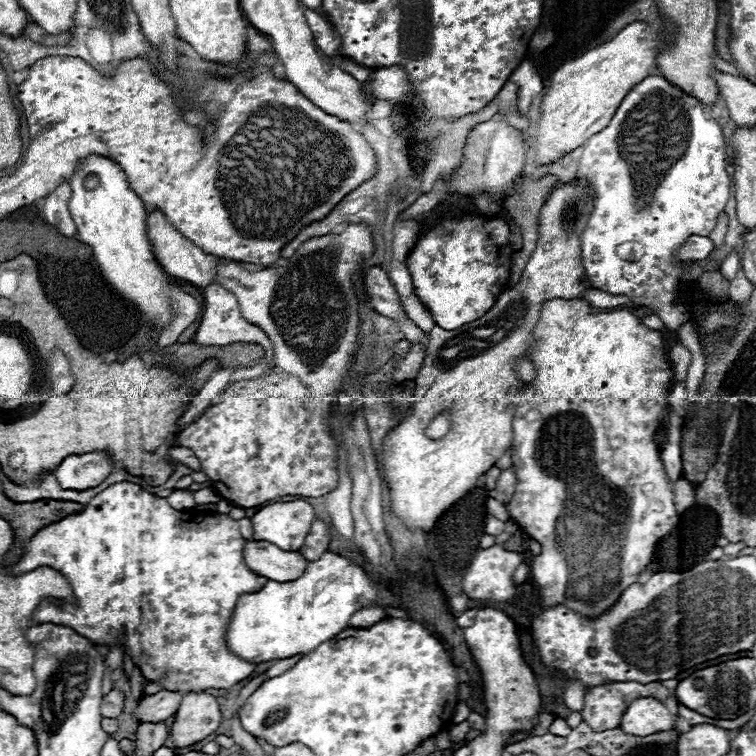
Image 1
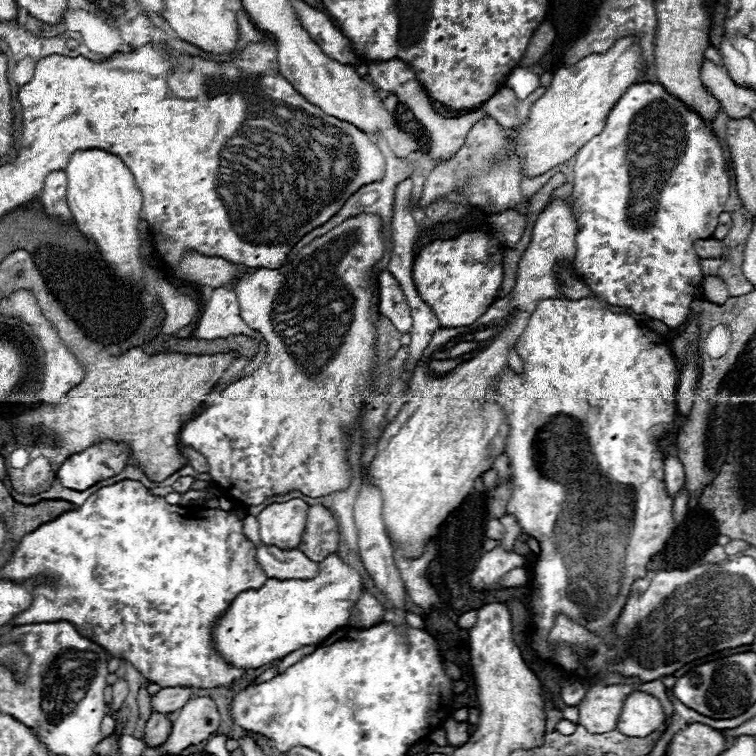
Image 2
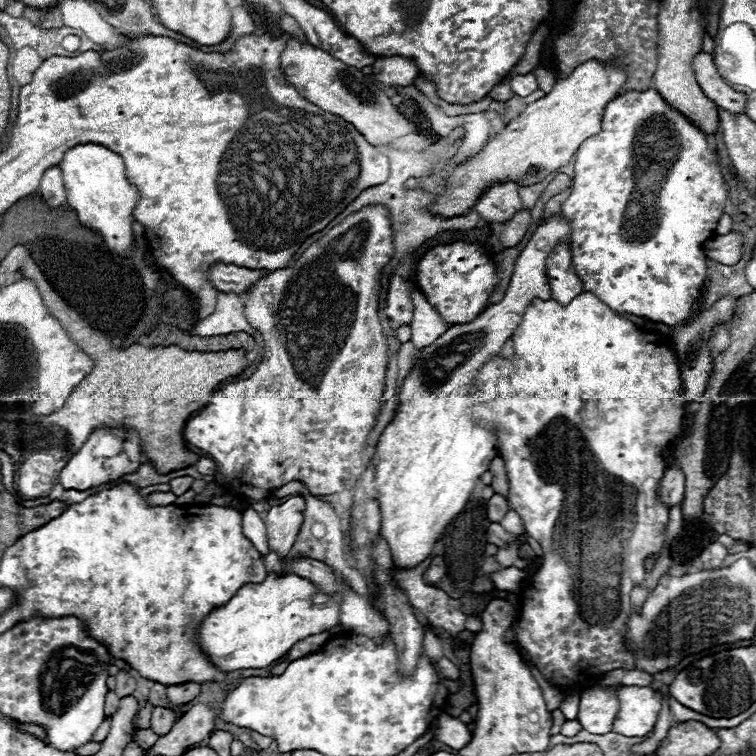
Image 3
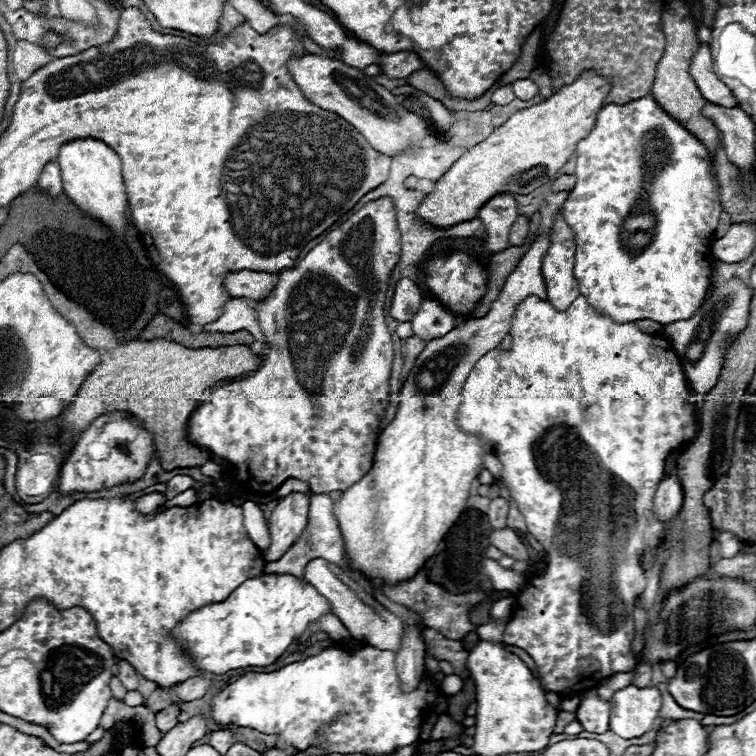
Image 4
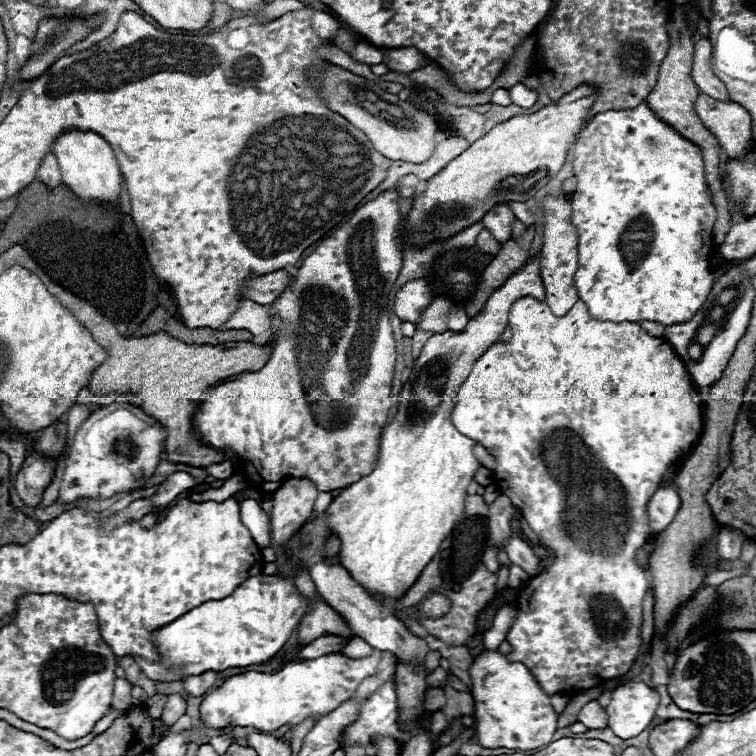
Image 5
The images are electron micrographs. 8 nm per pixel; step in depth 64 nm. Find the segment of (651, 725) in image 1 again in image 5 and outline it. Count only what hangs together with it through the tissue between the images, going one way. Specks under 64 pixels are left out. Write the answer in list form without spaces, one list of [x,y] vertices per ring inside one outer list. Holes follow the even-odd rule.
[[[628,682],[612,692],[606,708],[608,728],[620,738],[634,738],[650,726],[660,704],[660,694],[642,682]]]

